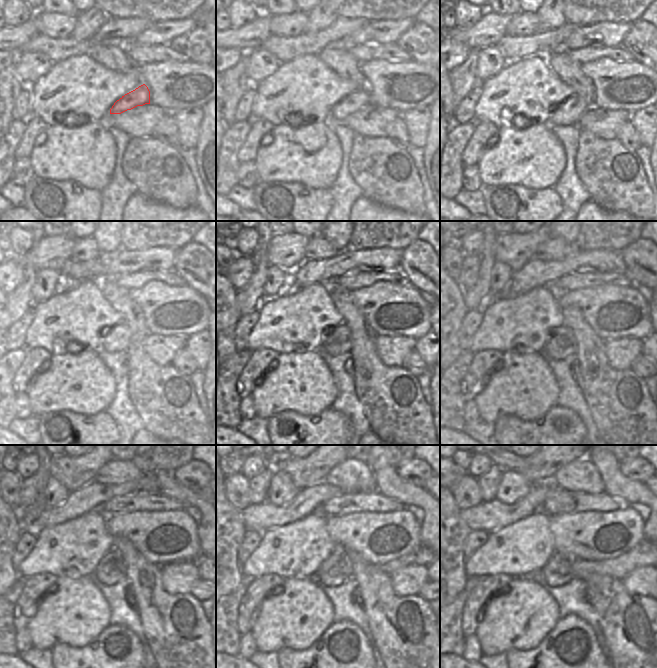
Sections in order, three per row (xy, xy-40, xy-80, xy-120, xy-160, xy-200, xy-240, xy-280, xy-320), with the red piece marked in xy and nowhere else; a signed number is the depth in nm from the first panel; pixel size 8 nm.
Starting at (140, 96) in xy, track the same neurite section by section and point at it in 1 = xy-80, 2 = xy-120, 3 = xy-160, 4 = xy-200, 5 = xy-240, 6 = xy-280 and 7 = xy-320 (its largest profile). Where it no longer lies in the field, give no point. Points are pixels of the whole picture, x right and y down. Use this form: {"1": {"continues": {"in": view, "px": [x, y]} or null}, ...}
{"1": {"continues": {"in": "xy-80", "px": [567, 113]}}, "2": {"continues": {"in": "xy-120", "px": [115, 339]}}, "3": {"continues": {"in": "xy-160", "px": [337, 340]}}, "4": {"continues": {"in": "xy-200", "px": [561, 343]}}, "5": {"continues": {"in": "xy-240", "px": [112, 568]}}, "6": {"continues": {"in": "xy-280", "px": [336, 570]}}, "7": {"continues": {"in": "xy-320", "px": [557, 571]}}}

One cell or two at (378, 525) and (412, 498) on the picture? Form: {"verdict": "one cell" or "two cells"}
{"verdict": "two cells"}

